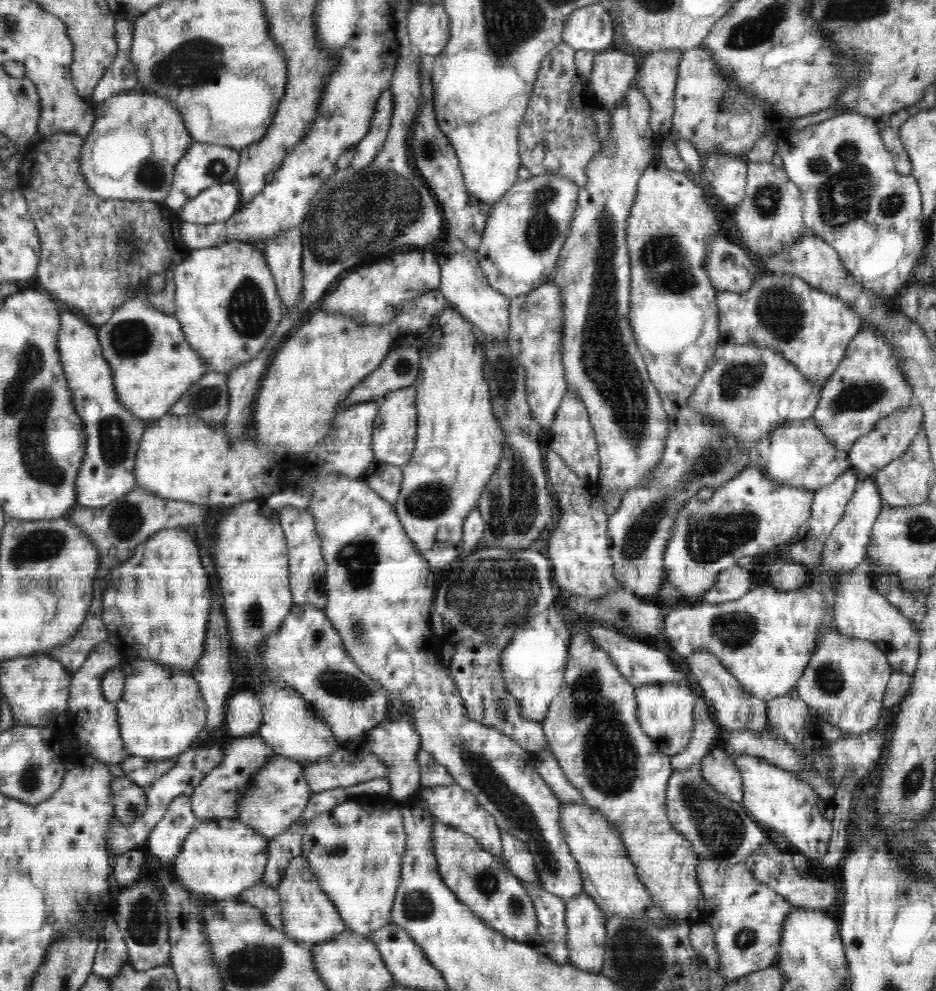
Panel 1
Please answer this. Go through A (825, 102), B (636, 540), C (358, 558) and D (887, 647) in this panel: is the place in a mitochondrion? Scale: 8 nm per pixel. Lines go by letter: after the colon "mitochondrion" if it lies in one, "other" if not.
A: other
B: mitochondrion
C: mitochondrion
D: other

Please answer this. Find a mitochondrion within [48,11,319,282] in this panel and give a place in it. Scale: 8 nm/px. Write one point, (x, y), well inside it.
(197, 60)

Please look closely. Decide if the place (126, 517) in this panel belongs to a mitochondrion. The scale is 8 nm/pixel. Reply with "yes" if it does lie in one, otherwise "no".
yes

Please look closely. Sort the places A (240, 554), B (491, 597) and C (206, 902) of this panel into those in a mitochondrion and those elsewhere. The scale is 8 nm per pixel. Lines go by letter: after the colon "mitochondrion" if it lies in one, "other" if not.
A: other
B: mitochondrion
C: other

